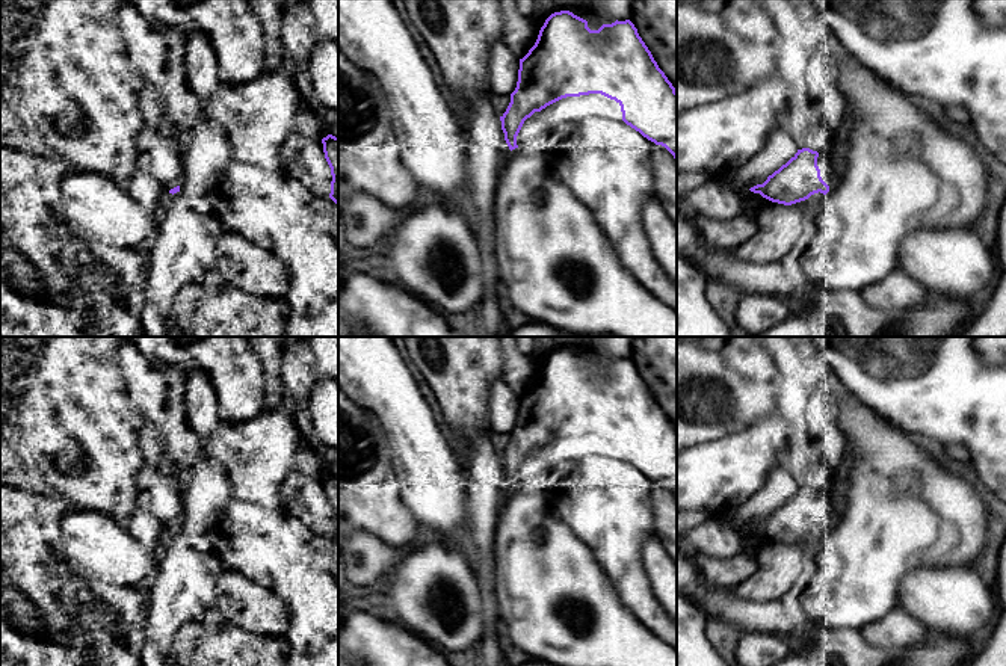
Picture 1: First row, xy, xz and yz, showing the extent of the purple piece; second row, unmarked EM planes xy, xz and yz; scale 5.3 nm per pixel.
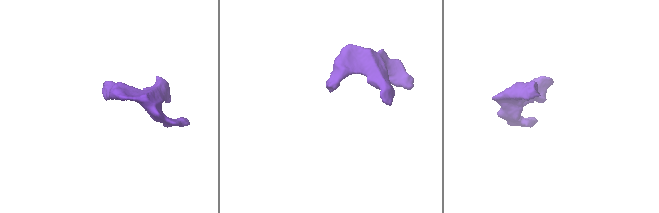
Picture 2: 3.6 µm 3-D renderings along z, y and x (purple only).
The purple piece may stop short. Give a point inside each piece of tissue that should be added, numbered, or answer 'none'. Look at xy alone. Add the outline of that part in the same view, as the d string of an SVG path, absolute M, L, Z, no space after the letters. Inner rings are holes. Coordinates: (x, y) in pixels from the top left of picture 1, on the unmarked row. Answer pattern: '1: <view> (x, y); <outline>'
1: xy (165, 503); M154 486L150 492L148 510L169 530L181 521L183 495L169 486Z

